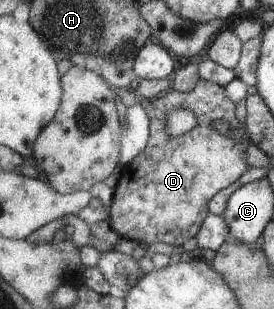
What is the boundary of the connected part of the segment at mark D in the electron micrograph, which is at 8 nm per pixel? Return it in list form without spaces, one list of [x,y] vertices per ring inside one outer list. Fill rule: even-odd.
[[[199,79],[196,86],[185,93],[169,87],[157,97],[146,102],[144,112],[149,118],[149,135],[146,146],[127,165],[119,168],[106,220],[118,238],[132,239],[145,245],[164,243],[173,247],[181,246],[201,229],[203,218],[209,213],[207,211],[208,201],[220,189],[238,182],[239,176],[246,172],[246,154],[244,154],[246,148],[240,144],[244,138],[248,141],[245,124],[240,123],[234,116],[234,104],[225,93],[224,87],[204,79]],[[180,107],[191,110],[195,114],[197,123],[188,132],[172,138],[166,134],[164,119],[170,110]],[[218,119],[228,122],[230,136],[223,136],[210,128],[210,123]]]

